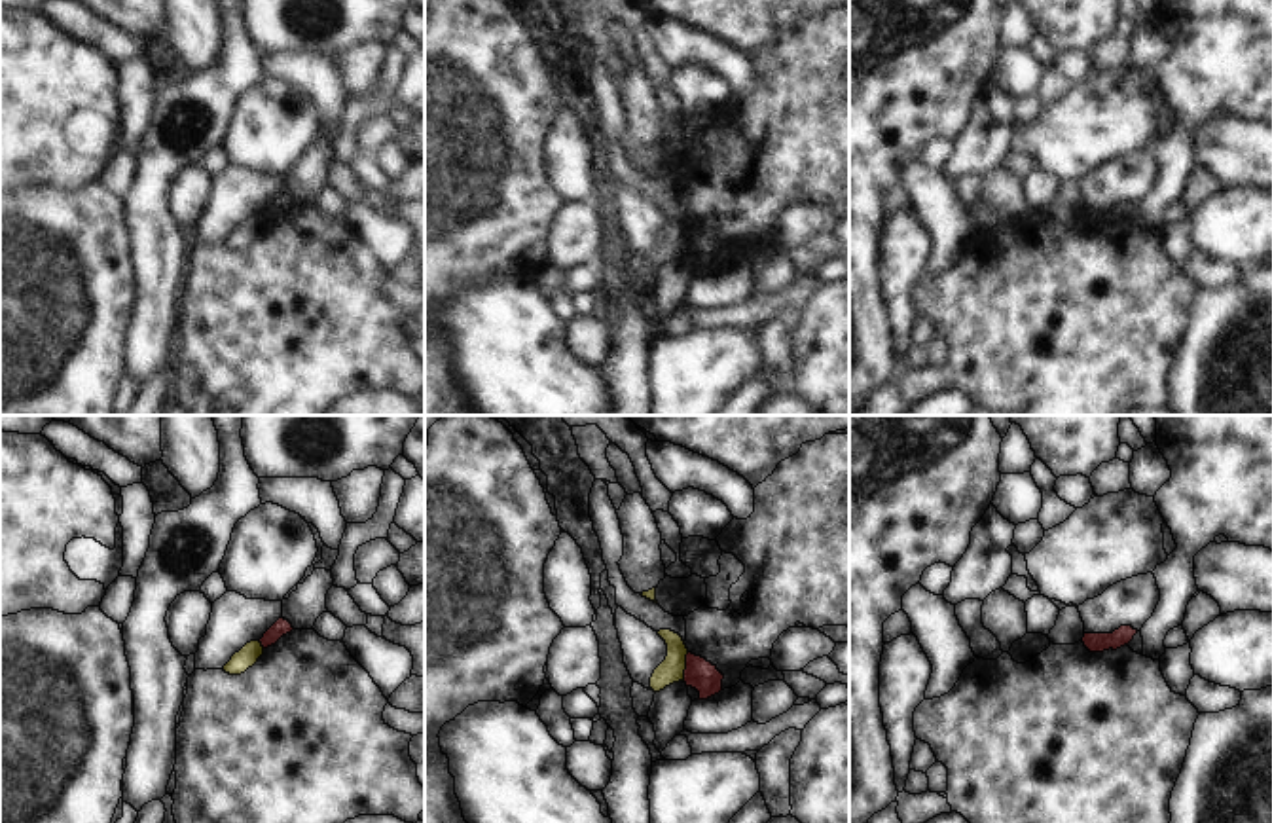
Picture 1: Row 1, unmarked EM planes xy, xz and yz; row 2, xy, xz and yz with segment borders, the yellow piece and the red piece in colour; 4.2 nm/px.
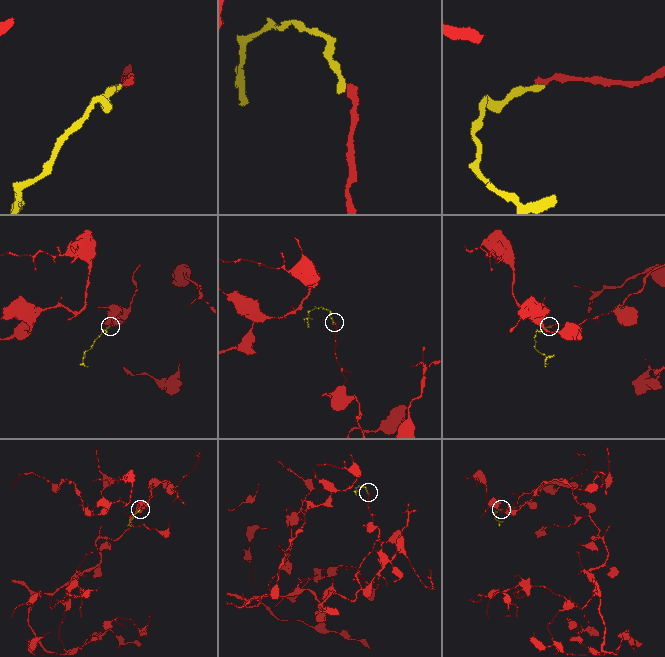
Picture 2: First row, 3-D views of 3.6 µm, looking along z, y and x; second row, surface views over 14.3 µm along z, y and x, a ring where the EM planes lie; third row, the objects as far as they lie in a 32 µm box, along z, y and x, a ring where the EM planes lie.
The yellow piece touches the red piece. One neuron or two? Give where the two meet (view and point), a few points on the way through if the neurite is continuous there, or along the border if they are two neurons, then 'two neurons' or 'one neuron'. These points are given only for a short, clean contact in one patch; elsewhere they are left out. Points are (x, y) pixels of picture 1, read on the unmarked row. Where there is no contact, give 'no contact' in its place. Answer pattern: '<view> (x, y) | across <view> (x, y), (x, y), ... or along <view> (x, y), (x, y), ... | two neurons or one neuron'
xz (685, 241) | along xz (689, 228), (683, 255) | two neurons

